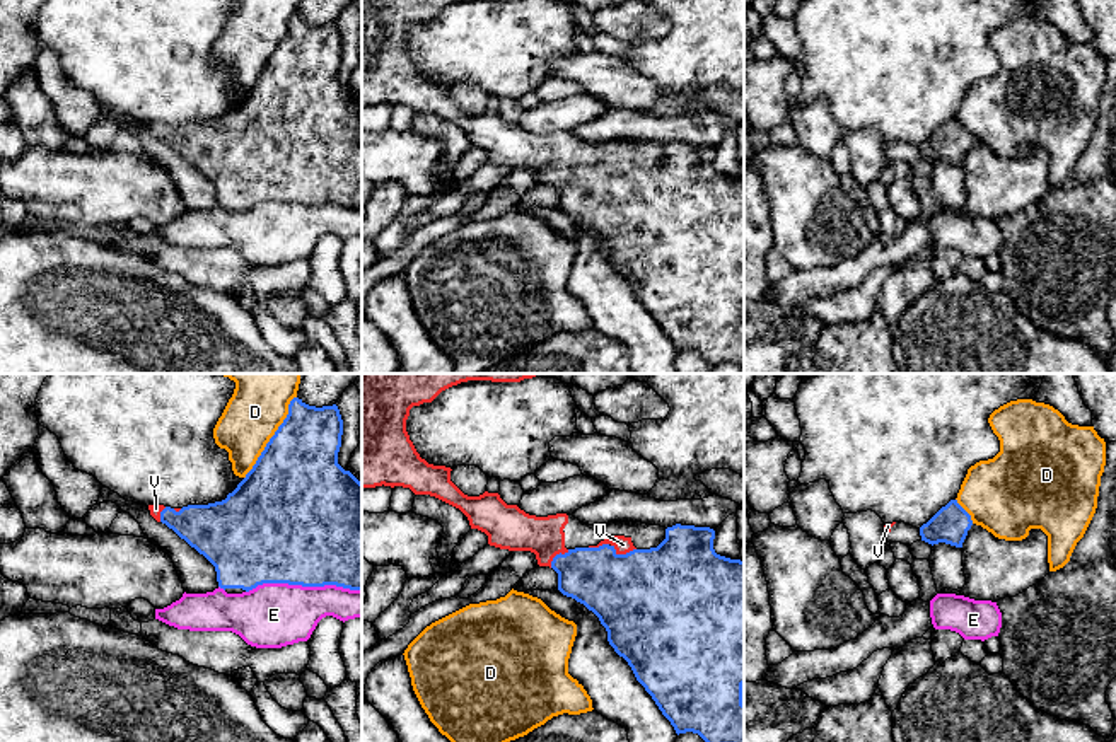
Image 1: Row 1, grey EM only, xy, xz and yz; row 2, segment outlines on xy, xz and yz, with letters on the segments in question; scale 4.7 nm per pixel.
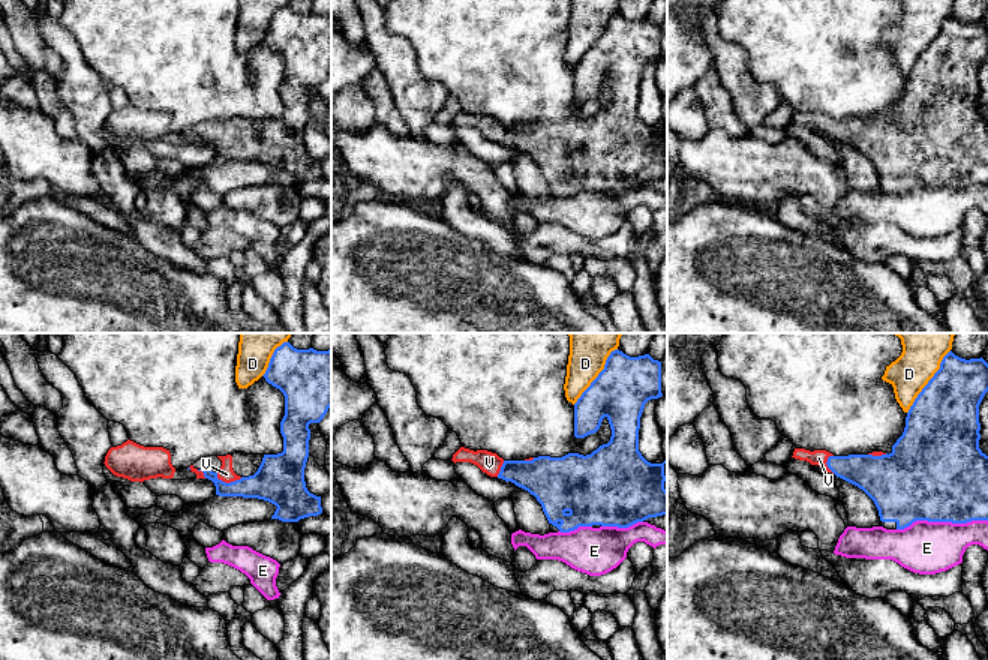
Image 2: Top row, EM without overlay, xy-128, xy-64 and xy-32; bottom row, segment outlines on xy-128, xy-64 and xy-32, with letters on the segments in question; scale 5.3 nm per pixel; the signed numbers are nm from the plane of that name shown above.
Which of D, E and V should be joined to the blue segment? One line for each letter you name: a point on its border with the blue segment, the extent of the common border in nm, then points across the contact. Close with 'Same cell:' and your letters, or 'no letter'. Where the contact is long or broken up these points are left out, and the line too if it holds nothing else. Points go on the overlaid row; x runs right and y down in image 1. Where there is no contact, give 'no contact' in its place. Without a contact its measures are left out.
V: xz (623, 555) | 120 nm
Same cell: V

